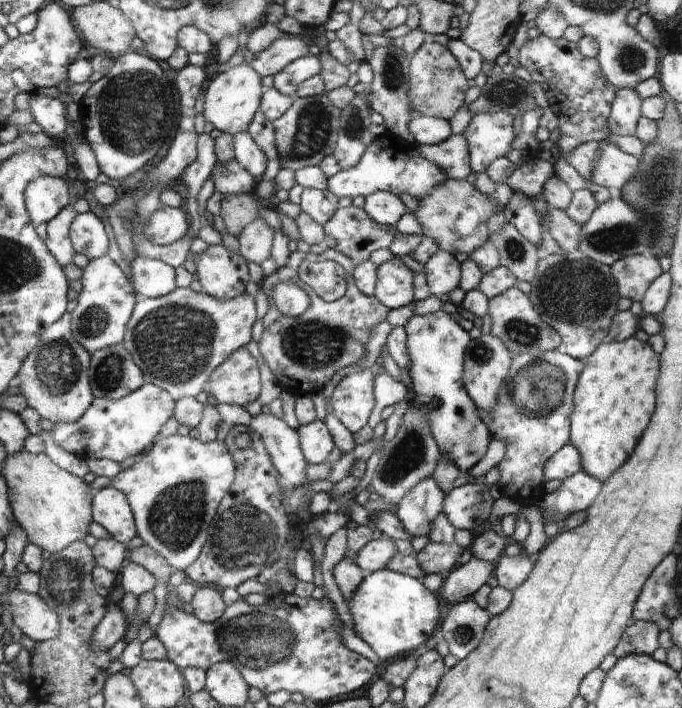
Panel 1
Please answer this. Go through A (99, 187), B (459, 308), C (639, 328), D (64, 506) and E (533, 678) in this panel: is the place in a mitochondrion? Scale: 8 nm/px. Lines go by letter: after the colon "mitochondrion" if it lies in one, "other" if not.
A: other
B: other
C: other
D: other
E: other

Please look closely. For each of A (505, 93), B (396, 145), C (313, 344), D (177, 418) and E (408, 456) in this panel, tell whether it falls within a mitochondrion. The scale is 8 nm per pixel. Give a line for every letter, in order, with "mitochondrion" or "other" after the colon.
A: mitochondrion
B: other
C: mitochondrion
D: other
E: mitochondrion

